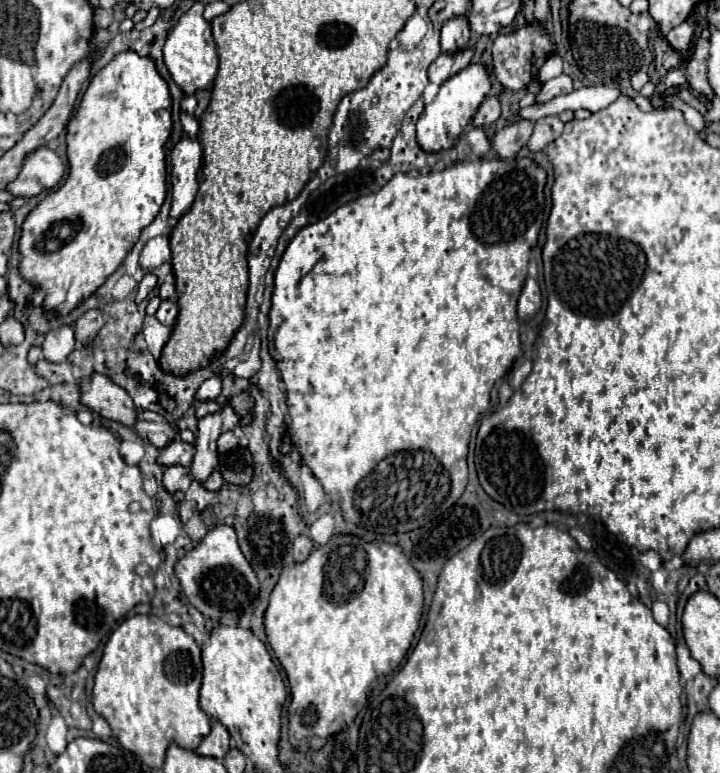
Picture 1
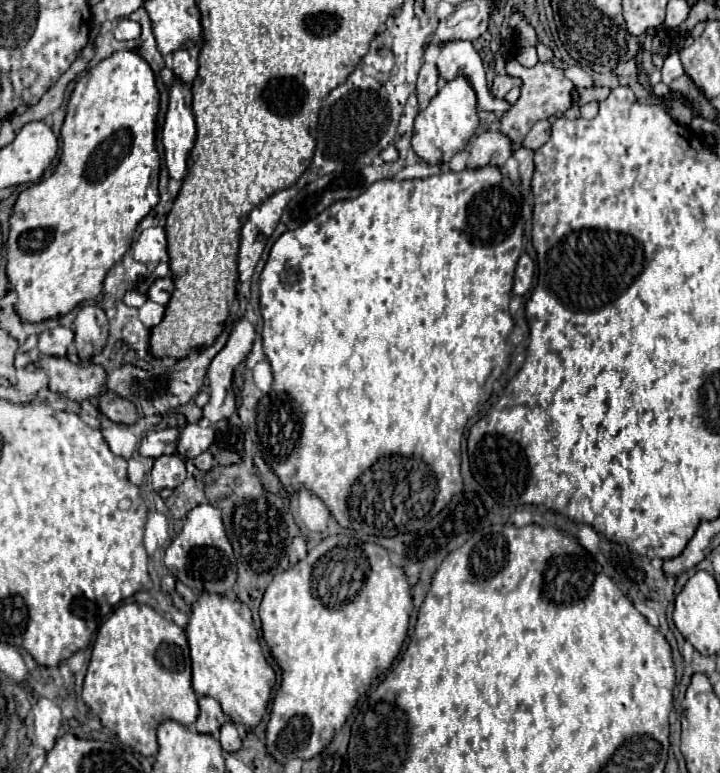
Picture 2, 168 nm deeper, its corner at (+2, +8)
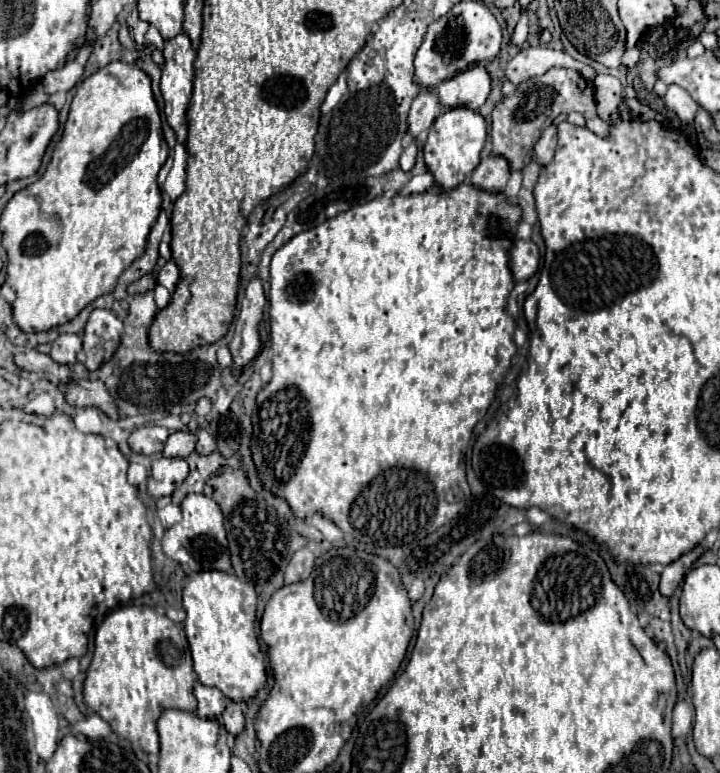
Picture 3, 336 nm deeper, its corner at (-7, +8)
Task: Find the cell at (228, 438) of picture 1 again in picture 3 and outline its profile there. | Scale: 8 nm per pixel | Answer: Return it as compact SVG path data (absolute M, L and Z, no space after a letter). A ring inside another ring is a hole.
M176 431L168 437L162 455L186 459L190 453L194 453L194 447L196 447L196 435L192 431Z

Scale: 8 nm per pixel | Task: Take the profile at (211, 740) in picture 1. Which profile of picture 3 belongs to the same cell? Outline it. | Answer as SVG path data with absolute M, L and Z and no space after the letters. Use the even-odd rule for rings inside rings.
M196 681L196 685L194 685L194 695L198 699L196 715L200 719L220 719L224 709L226 709L226 705L230 703L230 699L224 697L218 689L206 687L200 681Z

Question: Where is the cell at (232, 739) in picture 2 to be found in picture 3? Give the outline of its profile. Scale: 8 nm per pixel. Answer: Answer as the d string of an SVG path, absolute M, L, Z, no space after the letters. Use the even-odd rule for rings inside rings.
M230 703L222 713L222 721L224 721L224 727L228 729L230 735L234 735L234 737L240 735L244 731L244 725L246 725L242 707L238 703Z

